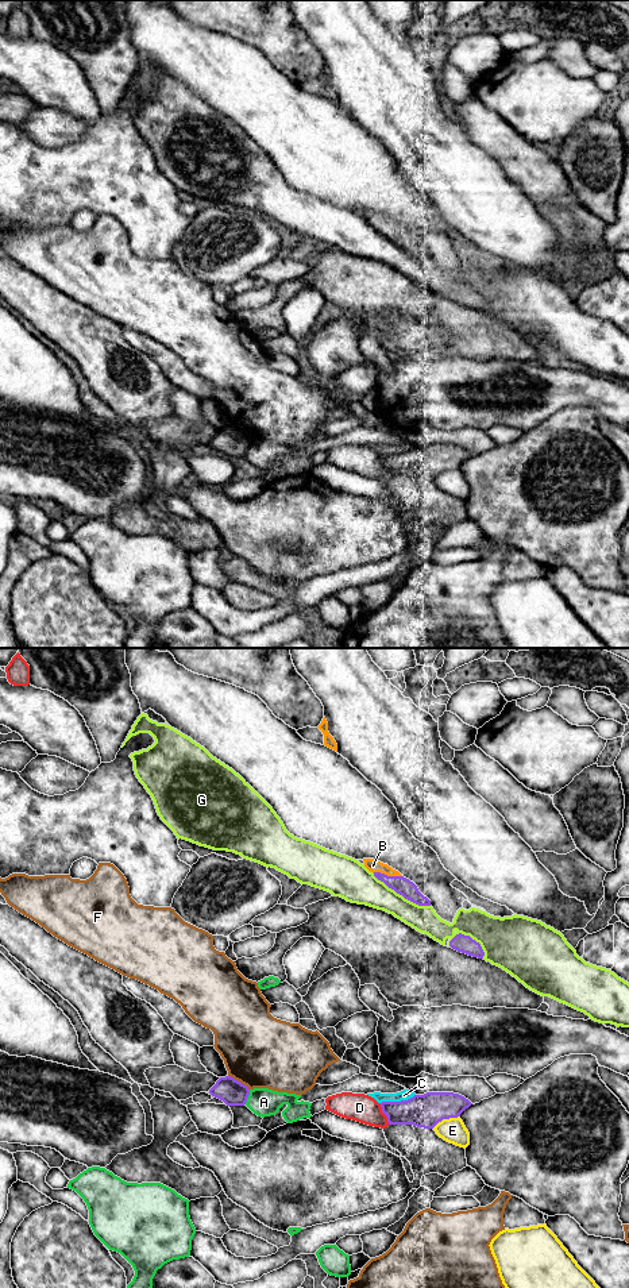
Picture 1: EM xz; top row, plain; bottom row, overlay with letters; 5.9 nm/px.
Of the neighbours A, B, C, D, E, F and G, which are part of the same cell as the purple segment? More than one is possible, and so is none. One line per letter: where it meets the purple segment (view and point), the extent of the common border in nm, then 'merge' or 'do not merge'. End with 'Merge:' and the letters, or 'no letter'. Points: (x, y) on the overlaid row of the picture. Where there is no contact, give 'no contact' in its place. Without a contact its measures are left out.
A: meets purple in xz at (247, 1096); contact 90 nm long; do not merge
B: meets purple in xz at (386, 875); contact 180 nm long; merge
C: meets purple in xz at (397, 1102); contact 220 nm long; do not merge
D: meets purple in xz at (384, 1113); contact 140 nm long; do not merge
E: meets purple in xz at (446, 1118); contact 180 nm long; do not merge
F: meets purple in xz at (239, 1082); contact 160 nm long; do not merge
G: meets purple in xz at (401, 894); contact 400 nm long; do not merge
Merge: B

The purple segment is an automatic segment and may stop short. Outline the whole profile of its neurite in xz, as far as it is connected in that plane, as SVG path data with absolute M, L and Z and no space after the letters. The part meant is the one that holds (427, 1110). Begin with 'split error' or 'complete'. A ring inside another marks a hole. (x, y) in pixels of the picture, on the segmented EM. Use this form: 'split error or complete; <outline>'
complete; M427 1092L408 1100L382 1102L389 1125L413 1125L433 1129L443 1119L458 1118L472 1103L454 1092Z

